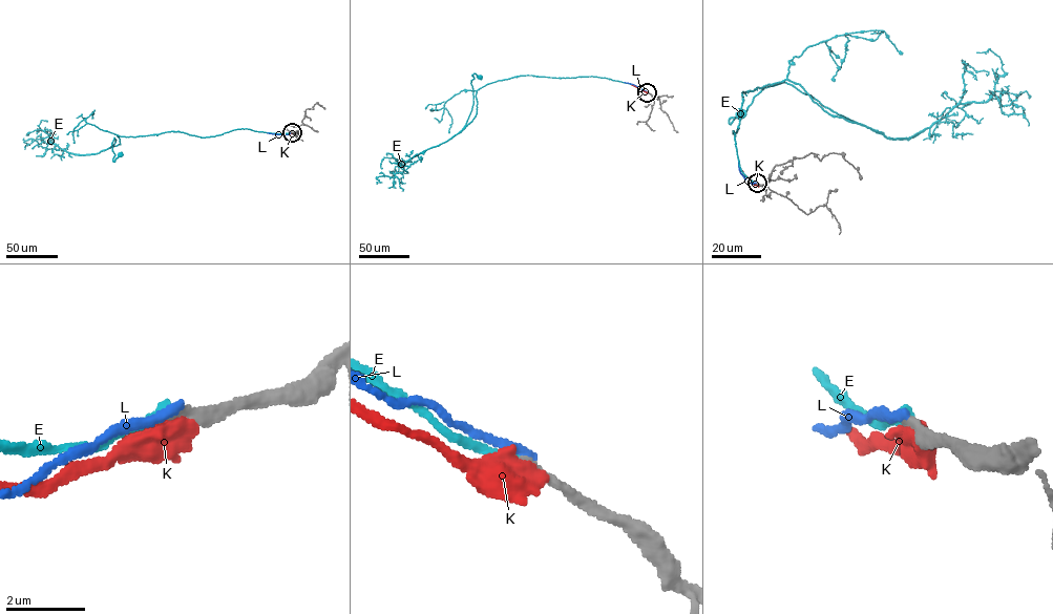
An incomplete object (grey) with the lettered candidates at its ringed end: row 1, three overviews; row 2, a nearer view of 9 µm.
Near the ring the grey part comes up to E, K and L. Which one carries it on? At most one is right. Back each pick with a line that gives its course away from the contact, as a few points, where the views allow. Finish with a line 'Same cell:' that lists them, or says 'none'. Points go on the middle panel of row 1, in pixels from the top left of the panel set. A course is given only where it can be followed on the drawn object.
Same cell: none

